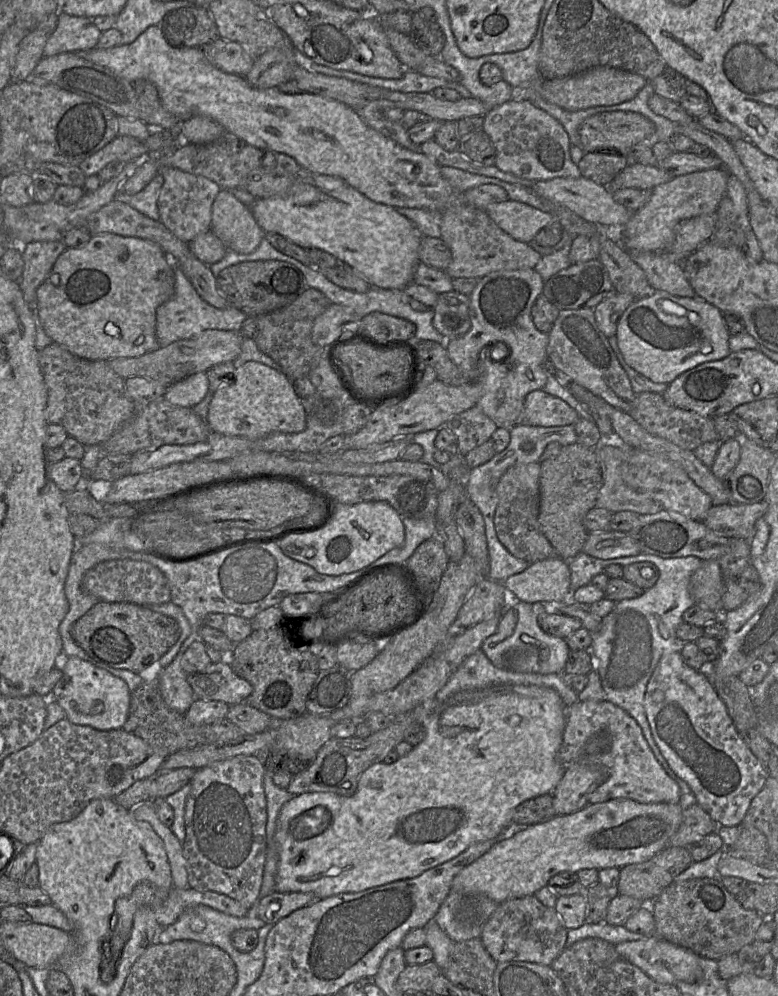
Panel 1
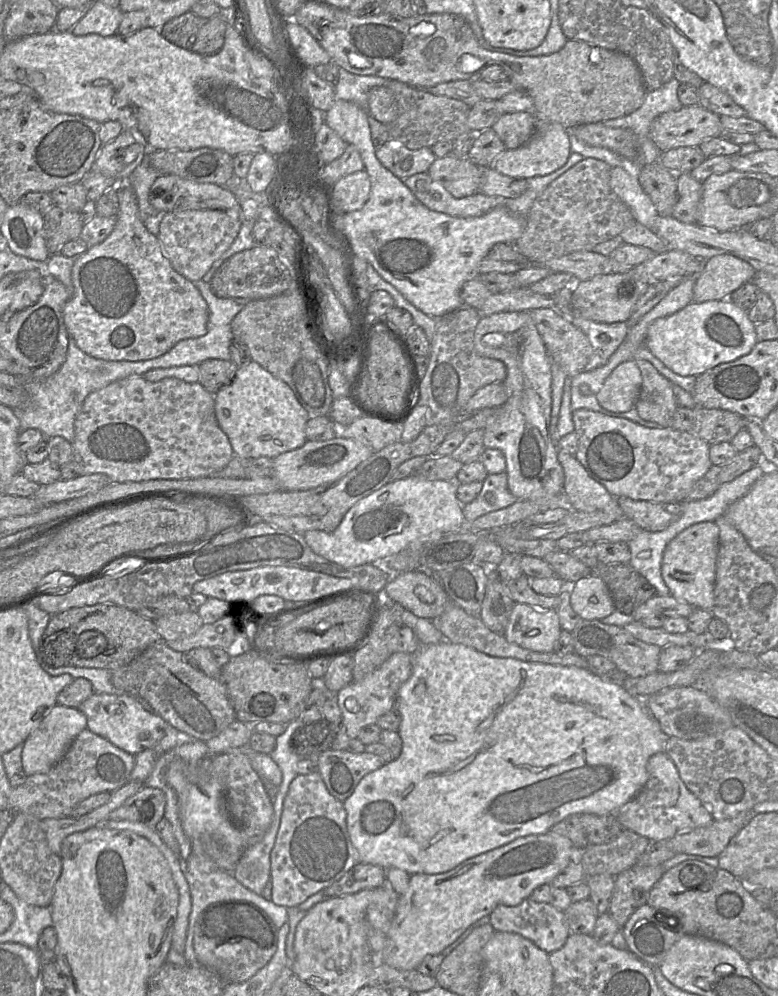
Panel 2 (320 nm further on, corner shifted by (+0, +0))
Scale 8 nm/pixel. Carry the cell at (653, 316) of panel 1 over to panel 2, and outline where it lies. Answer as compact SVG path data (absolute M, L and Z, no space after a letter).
M728 298L705 302L692 301L678 312L655 320L648 327L645 346L674 373L681 376L699 376L721 363L734 361L750 353L758 343L755 326L748 311L741 309Z

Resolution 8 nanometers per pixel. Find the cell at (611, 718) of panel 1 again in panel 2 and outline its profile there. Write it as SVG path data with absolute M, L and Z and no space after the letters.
M665 752L651 756L647 763L648 781L641 791L615 814L624 829L650 841L666 841L682 832L711 824L714 819L701 801L686 787L673 761Z

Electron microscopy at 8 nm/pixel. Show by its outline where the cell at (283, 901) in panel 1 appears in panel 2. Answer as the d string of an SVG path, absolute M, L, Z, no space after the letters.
M359 862L323 893L326 898L333 898L379 888L387 883L386 873L387 869L381 866Z

